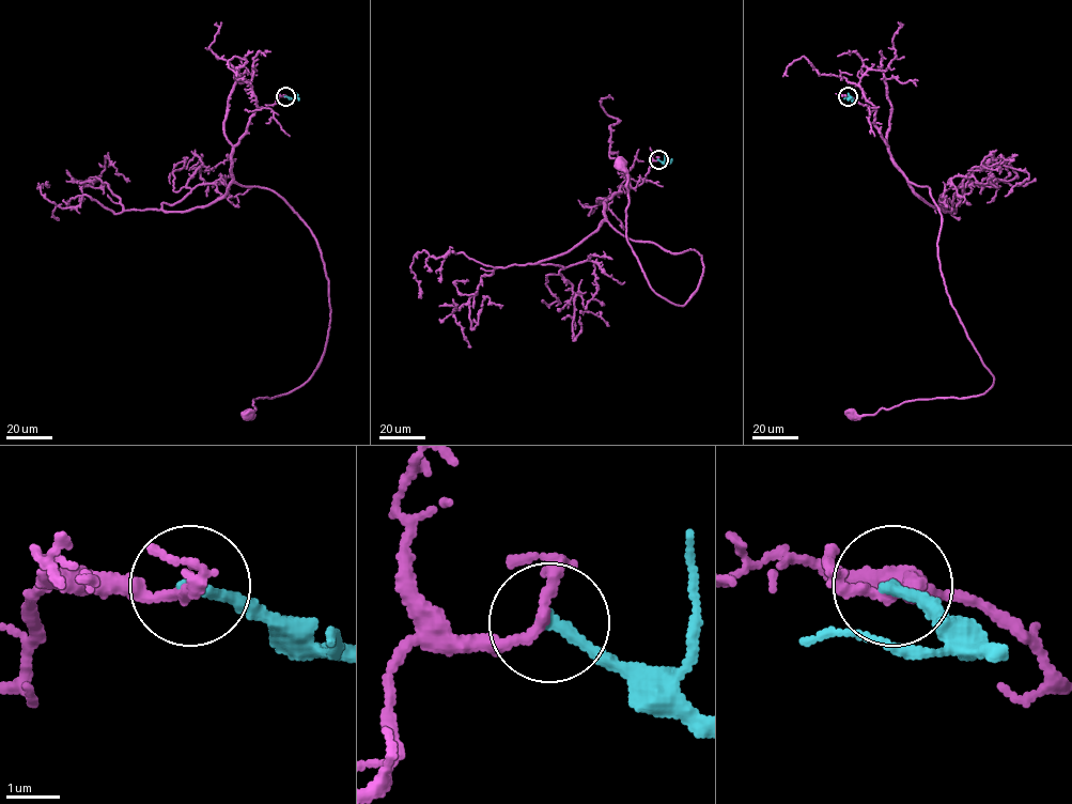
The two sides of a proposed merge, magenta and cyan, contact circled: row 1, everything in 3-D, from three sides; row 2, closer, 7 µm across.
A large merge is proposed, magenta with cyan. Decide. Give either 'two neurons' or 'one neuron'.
two neurons

